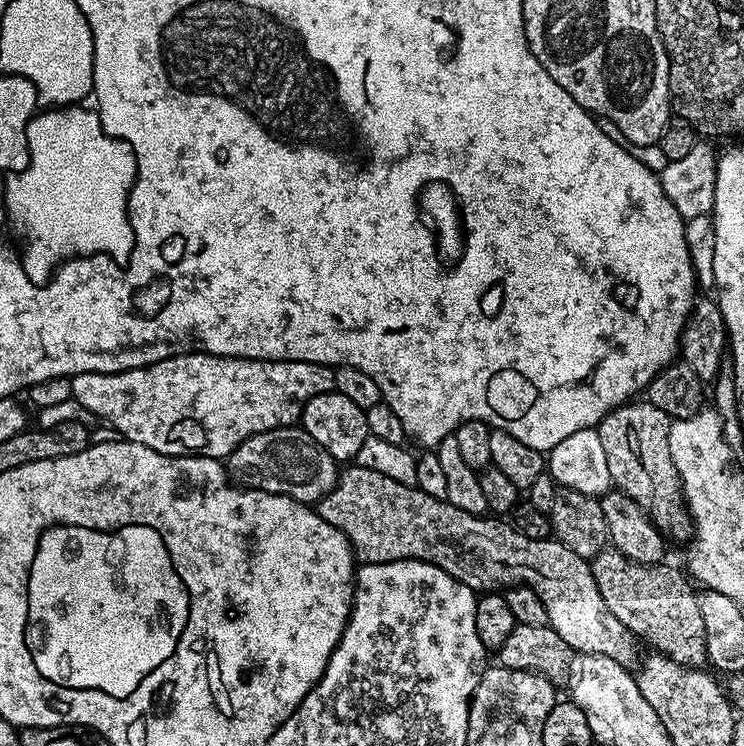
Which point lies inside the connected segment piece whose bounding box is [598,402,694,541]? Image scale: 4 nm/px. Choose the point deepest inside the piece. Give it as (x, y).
(634, 436)

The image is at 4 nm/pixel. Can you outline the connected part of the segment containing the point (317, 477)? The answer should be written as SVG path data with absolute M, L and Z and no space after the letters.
M303 427L275 428L246 438L227 457L226 468L231 479L245 488L259 488L261 493L293 496L305 502L319 501L334 485L338 462L326 450L319 448Z

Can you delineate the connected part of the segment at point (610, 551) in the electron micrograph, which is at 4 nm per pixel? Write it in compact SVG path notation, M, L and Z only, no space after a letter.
M611 546L599 552L590 563L594 582L598 582L598 591L602 593L602 599L610 609L610 614L614 614L614 618L618 618L622 626L631 630L633 636L641 641L646 640L652 646L651 649L686 667L699 669L705 663L708 651L704 641L702 612L698 610L698 592L697 589L692 589L693 581L681 569L680 573L678 569L671 568L668 562L652 565L635 564Z

